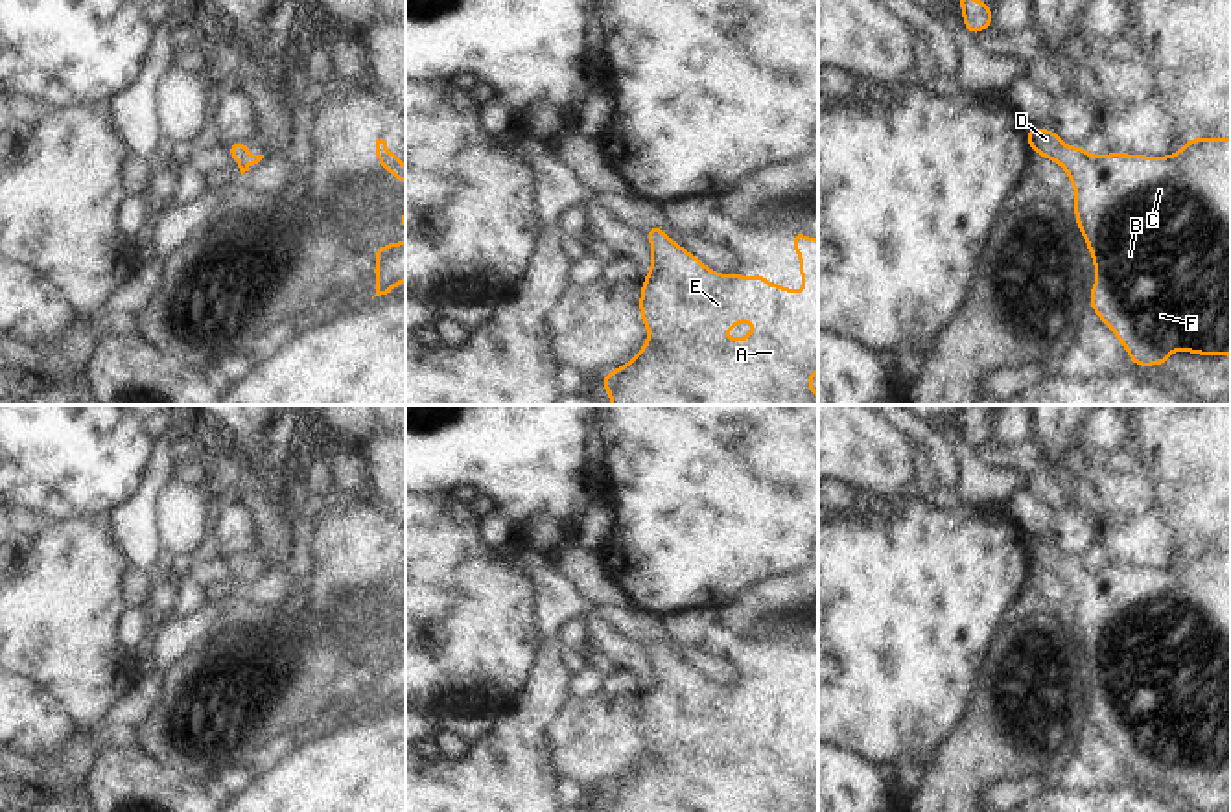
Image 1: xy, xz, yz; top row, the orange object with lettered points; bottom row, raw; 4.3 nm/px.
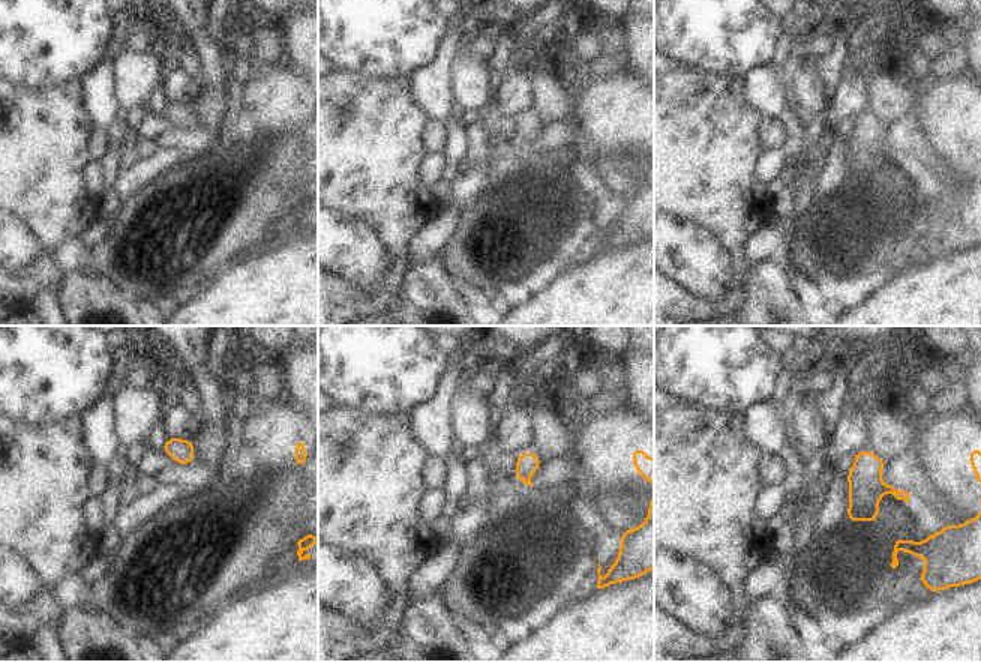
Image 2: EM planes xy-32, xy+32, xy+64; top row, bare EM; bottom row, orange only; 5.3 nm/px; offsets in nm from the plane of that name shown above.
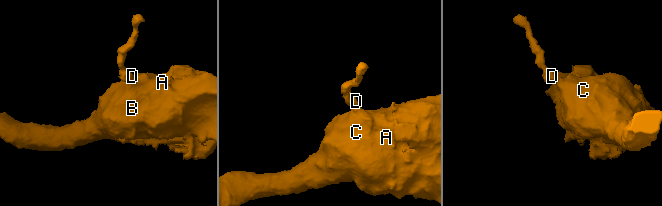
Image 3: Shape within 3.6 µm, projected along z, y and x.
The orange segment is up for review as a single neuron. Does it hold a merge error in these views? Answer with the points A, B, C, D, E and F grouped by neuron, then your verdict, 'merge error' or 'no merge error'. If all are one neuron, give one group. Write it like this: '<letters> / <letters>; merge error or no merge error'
A B C D E F; no merge error

